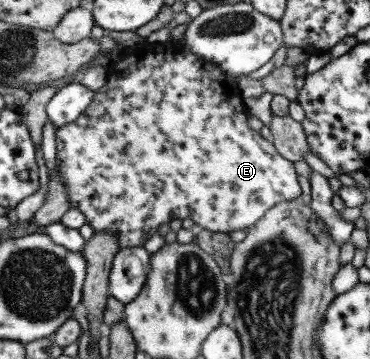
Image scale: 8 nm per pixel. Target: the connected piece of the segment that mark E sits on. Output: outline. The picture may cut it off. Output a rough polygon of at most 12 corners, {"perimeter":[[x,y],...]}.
{"perimeter":[[150,45],[56,129],[94,233],[299,198],[226,74]]}

